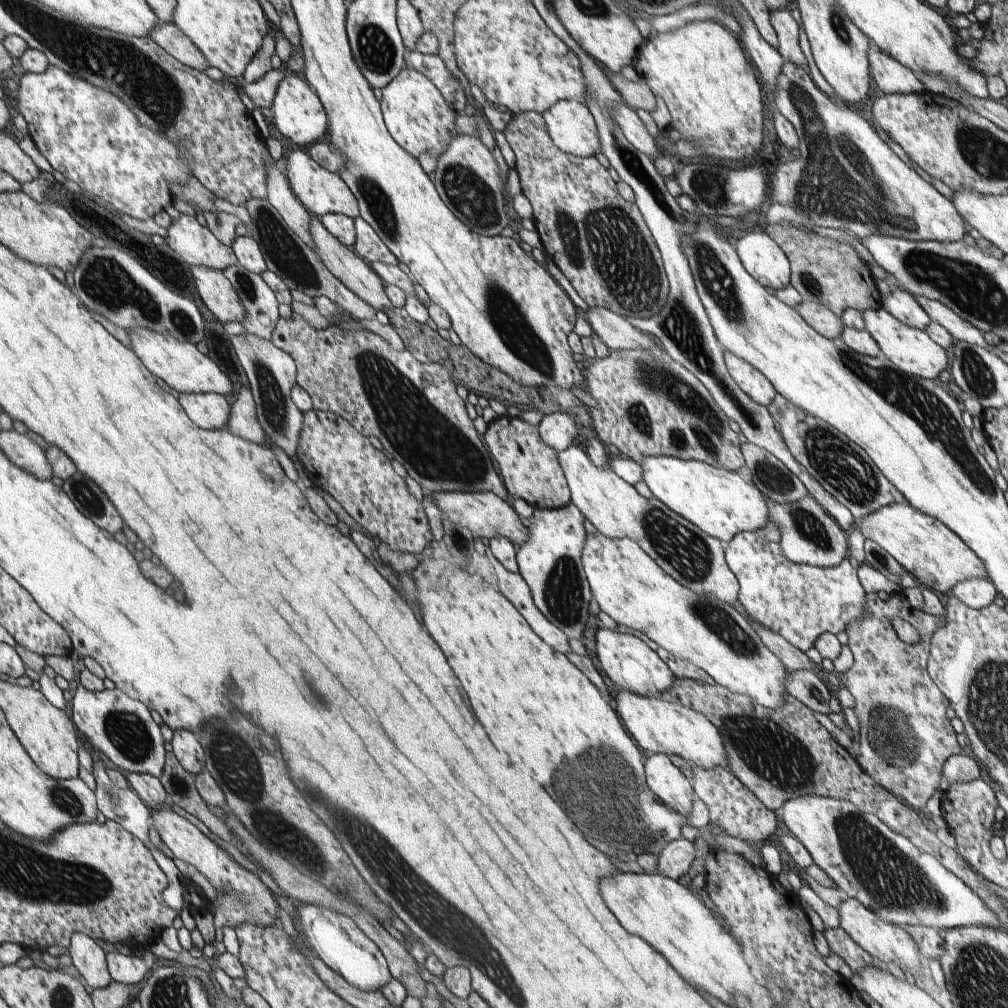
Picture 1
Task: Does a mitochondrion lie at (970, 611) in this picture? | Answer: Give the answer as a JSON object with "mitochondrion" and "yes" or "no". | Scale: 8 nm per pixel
{"mitochondrion":"no"}

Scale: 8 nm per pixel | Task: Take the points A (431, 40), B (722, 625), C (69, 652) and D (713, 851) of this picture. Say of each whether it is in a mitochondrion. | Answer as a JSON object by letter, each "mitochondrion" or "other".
{"A":"other","B":"mitochondrion","C":"other","D":"other"}

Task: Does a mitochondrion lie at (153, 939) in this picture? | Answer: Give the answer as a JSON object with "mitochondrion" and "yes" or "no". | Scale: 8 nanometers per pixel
{"mitochondrion":"no"}

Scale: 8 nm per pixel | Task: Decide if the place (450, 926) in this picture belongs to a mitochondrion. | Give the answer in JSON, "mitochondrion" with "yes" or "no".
{"mitochondrion":"yes"}

